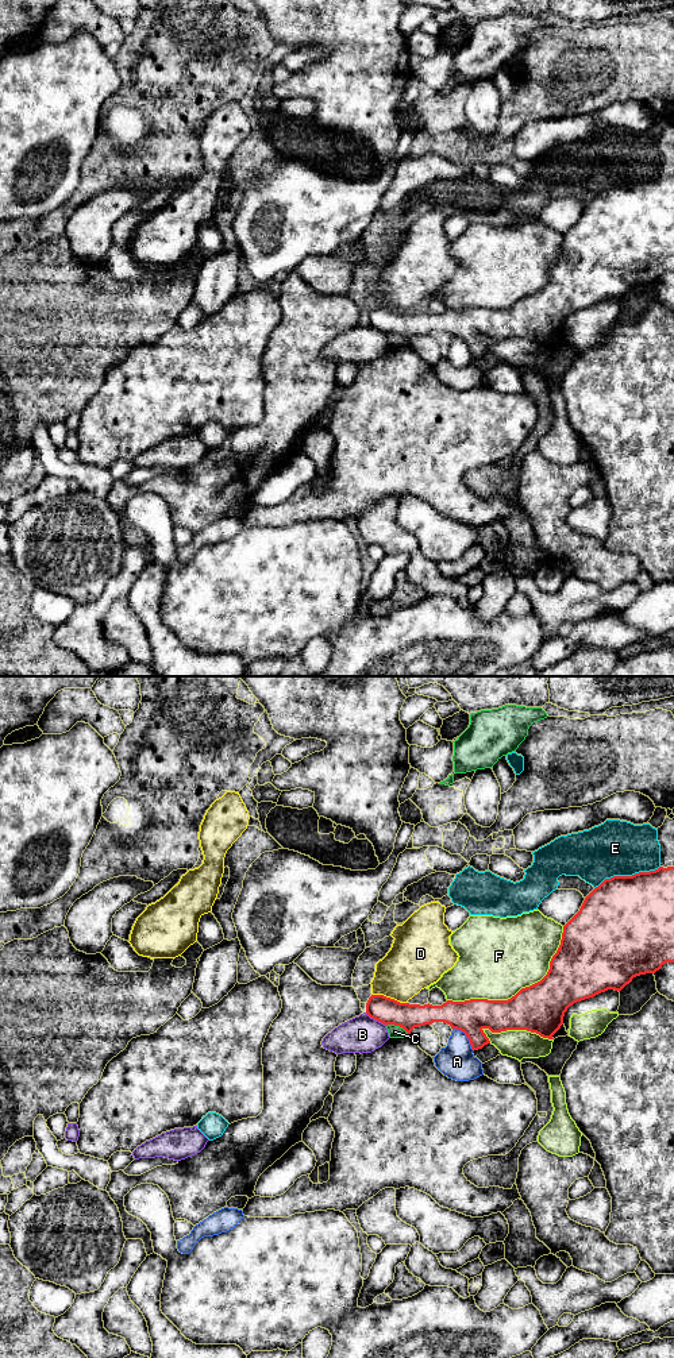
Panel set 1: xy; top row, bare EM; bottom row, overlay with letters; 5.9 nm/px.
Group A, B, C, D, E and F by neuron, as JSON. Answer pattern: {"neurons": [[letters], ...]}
{"neurons": [["A"], ["B", "F"], ["C"], ["D"], ["E"]]}

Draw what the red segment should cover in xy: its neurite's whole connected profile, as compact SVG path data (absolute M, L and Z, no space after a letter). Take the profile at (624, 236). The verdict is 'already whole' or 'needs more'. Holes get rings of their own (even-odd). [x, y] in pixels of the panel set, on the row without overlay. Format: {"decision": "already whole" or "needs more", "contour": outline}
{"decision": "already whole", "contour": "M674 175L605 188L563 235L561 254L547 283L508 309L447 309L442 315L420 315L371 304L366 323L386 335L403 336L408 344L419 335L447 332L466 343L473 359L490 352L485 337L492 342L527 339L554 348L570 315L608 298L620 301L633 286L655 282L666 271L674 271Z"}

